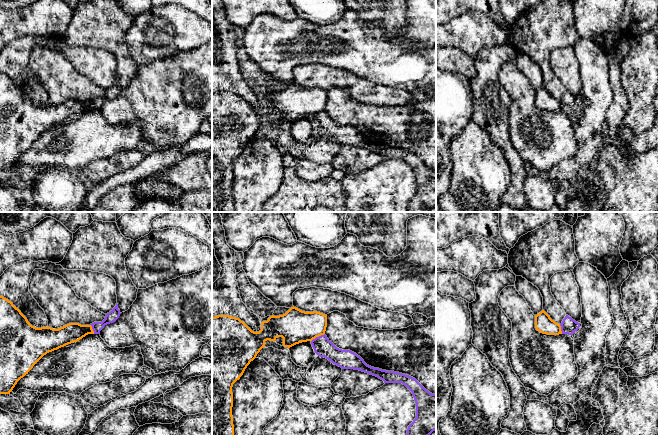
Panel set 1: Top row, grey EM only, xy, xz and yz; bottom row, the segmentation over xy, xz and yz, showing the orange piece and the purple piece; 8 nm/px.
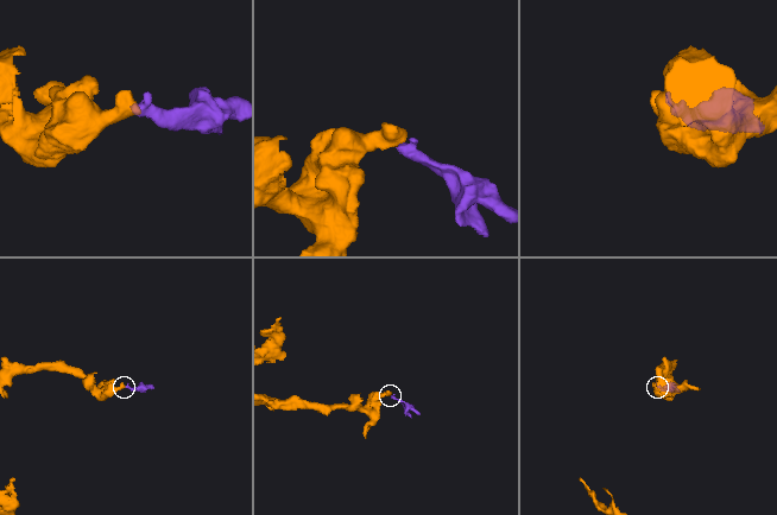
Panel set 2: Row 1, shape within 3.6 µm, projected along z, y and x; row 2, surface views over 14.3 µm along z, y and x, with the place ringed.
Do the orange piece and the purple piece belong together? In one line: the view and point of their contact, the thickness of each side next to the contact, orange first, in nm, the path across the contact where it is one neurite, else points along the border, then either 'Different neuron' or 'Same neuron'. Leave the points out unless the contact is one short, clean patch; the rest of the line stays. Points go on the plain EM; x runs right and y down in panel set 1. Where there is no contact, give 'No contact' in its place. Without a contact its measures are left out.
Touches orange at xz (317, 112). Thickness 280 nm (orange) against 150 nm. Boundary: xz (324, 109), (316, 112), (311, 117). Different neuron

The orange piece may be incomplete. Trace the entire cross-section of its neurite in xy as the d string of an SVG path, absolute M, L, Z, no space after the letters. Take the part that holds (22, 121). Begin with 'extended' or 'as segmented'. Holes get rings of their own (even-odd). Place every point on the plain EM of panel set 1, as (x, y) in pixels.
as segmented | M0 72L0 170L10 170L17 158L47 129L94 110L91 101L69 99L58 105L36 104L11 77Z

